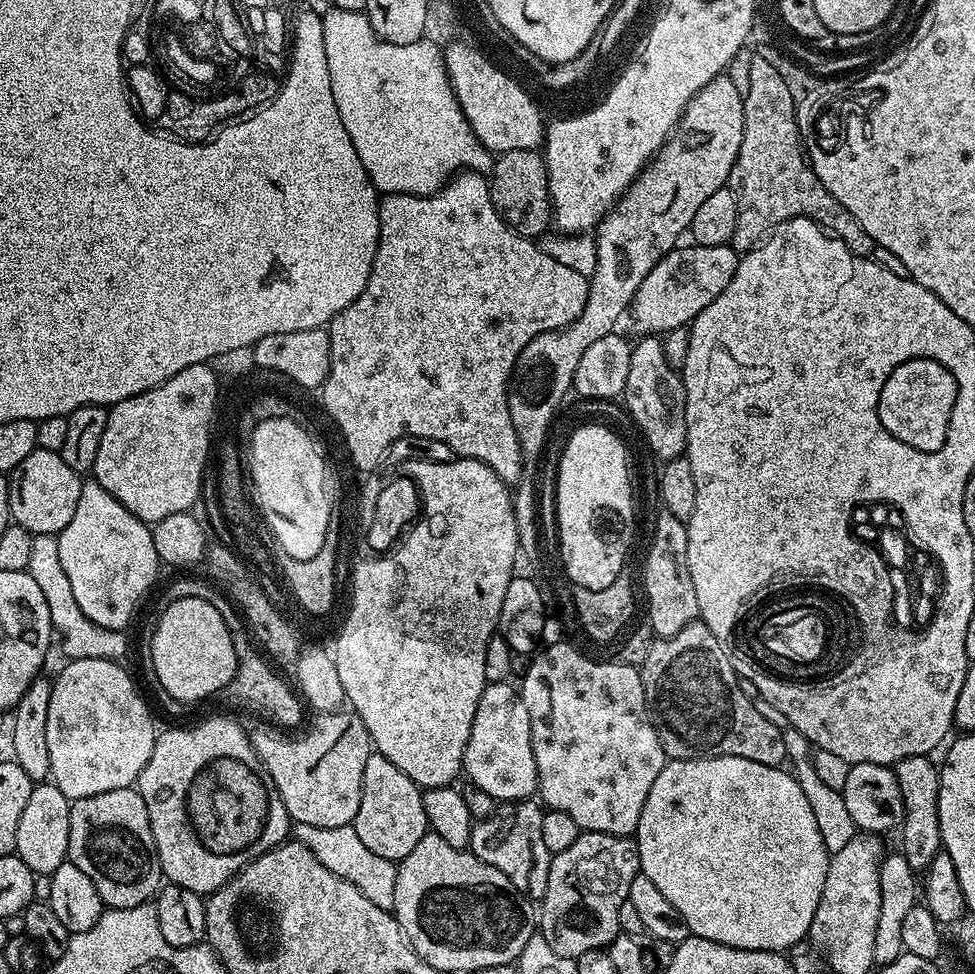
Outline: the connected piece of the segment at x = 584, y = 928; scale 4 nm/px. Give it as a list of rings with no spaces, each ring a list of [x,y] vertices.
[[[581,831],[579,838],[567,850],[555,853],[550,862],[550,882],[546,882],[546,894],[544,895],[544,899],[539,901],[538,904],[538,932],[544,936],[546,942],[558,954],[568,957],[575,958],[581,956],[582,954],[586,954],[586,950],[607,949],[608,943],[616,936],[621,935],[621,930],[618,926],[618,910],[622,910],[622,902],[628,898],[630,882],[634,882],[634,878],[638,875],[641,875],[640,859],[638,858],[635,839],[632,836],[611,836],[610,834],[602,834],[601,832]]]

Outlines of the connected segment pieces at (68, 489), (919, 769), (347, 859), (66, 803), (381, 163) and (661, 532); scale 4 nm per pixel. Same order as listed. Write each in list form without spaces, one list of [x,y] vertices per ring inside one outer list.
[[[35,448],[8,476],[8,514],[11,523],[22,526],[33,536],[56,536],[74,518],[81,473],[70,470],[60,453]]]
[[[931,755],[907,756],[902,758],[896,765],[894,771],[898,790],[902,794],[904,803],[904,848],[902,854],[906,862],[917,874],[923,873],[930,866],[932,859],[942,851],[940,843],[940,819],[938,818],[938,794],[940,793],[940,768],[932,761]]]
[[[296,824],[294,828],[295,839],[299,840],[310,849],[334,874],[346,878],[374,906],[382,906],[391,910],[394,906],[394,894],[392,893],[392,882],[394,879],[394,864],[391,860],[378,858],[378,854],[372,853],[367,846],[362,843],[362,838],[358,838],[355,827],[352,826],[334,826],[333,828],[319,828],[318,826],[306,826],[305,824]]]
[[[40,782],[35,785],[26,798],[26,807],[22,809],[22,818],[18,818],[15,855],[19,856],[30,870],[41,877],[51,877],[58,866],[68,860],[68,843],[70,842],[71,803],[62,791],[52,782]]]
[[[333,8],[326,12],[324,17],[324,37],[326,38],[326,66],[330,70],[330,90],[334,94],[334,102],[338,106],[338,114],[342,118],[342,126],[346,126],[346,134],[350,134],[350,142],[354,142],[354,150],[358,150],[358,158],[362,158],[362,166],[366,166],[366,174],[372,179],[377,193],[393,196],[394,194],[410,194],[411,196],[432,196],[439,192],[453,176],[461,170],[471,170],[481,174],[487,173],[492,167],[493,153],[483,148],[470,130],[470,122],[466,122],[466,114],[462,114],[462,106],[452,89],[448,71],[444,65],[444,54],[441,45],[423,38],[403,45],[402,50],[384,50],[376,52],[378,37],[372,29],[372,24],[367,18],[362,18],[361,13],[350,10]]]
[[[661,511],[659,515],[652,528],[652,545],[644,560],[644,592],[648,595],[646,620],[652,624],[655,635],[663,638],[678,634],[678,630],[699,617],[700,611],[688,569],[688,525],[669,512]]]

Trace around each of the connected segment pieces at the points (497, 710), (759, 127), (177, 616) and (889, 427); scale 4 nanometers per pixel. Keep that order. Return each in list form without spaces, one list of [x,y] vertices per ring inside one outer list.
[[[501,682],[484,687],[464,751],[463,775],[468,775],[474,787],[493,796],[496,802],[527,800],[538,792],[538,766],[534,762],[530,738],[530,710],[526,710],[519,687],[510,685]]]
[[[753,55],[751,60],[748,64],[748,88],[746,84],[742,92],[744,137],[730,177],[730,187],[738,202],[736,232],[731,238],[731,247],[740,254],[749,252],[779,224],[801,216],[813,220],[825,232],[842,241],[852,255],[871,257],[874,245],[870,234],[866,234],[850,210],[846,210],[846,206],[842,206],[842,202],[822,186],[818,174],[812,169],[785,79],[758,55]]]
[[[187,594],[181,595],[181,600],[168,604],[156,629],[152,632],[152,668],[156,671],[156,680],[176,700],[204,700],[215,692],[220,692],[231,685],[237,674],[238,665],[236,662],[236,651],[232,635],[228,629],[228,623],[206,602],[197,596]]]
[[[910,362],[896,370],[882,392],[880,428],[900,444],[900,450],[912,450],[920,458],[938,456],[948,448],[956,408],[954,372],[940,362]]]

